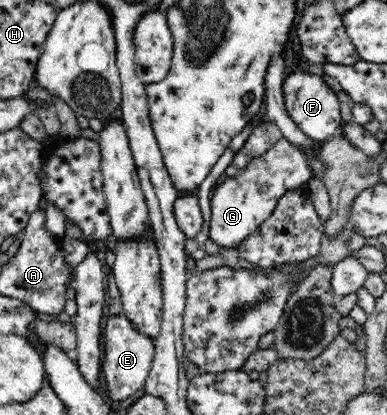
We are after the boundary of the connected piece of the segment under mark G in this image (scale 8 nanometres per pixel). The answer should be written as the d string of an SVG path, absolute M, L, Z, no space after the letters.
M282 137L263 156L252 160L240 175L226 178L214 188L208 238L220 247L237 248L270 217L284 193L305 187L312 178L308 152Z

